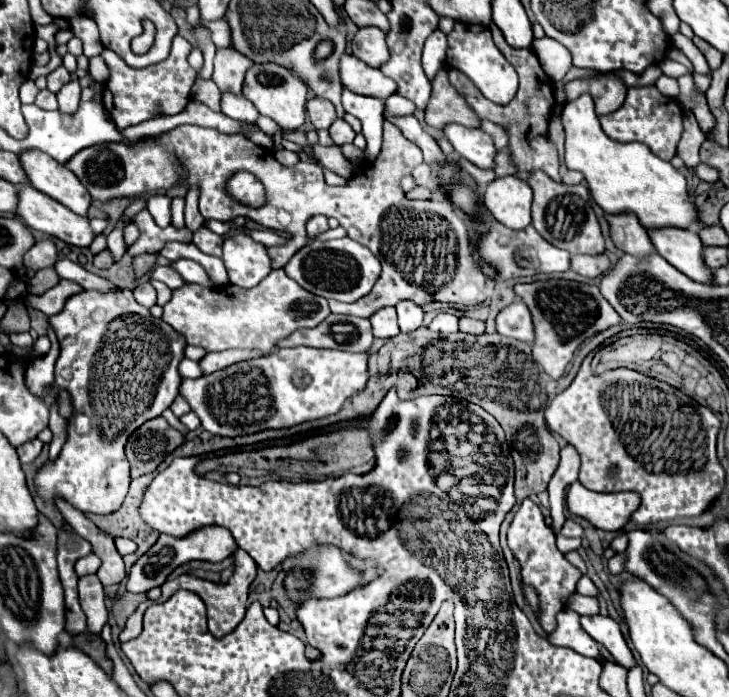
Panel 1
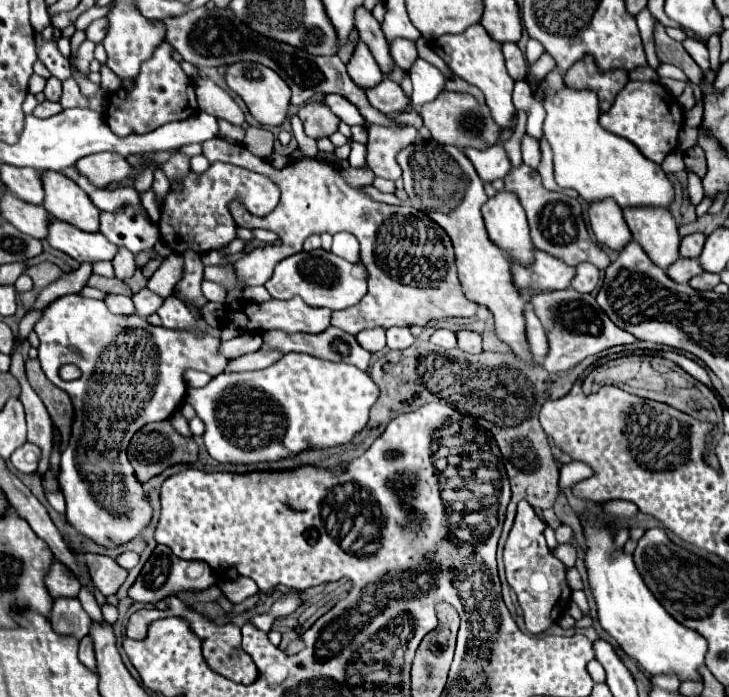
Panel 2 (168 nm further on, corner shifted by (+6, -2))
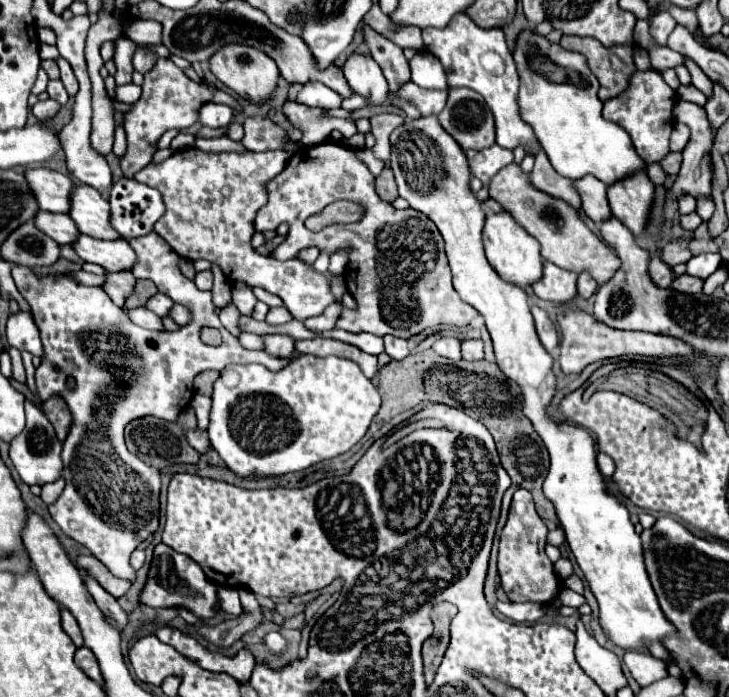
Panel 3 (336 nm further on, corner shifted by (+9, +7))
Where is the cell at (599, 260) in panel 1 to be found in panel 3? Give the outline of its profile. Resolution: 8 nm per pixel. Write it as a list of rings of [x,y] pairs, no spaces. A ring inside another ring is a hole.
[[[583,270],[579,274],[579,280],[577,280],[577,292],[581,298],[589,298],[593,292],[597,290],[597,282],[593,276],[589,276],[587,270]]]

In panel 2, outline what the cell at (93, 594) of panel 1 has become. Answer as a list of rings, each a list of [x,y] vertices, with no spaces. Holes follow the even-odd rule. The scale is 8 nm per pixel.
[[[84,637],[80,641],[80,653],[78,653],[78,659],[80,663],[86,665],[86,669],[90,671],[96,671],[96,659],[94,659],[94,645],[90,641],[90,637]]]

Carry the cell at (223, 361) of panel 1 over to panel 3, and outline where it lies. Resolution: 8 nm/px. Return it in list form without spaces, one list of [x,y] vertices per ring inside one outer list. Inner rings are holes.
[[[265,334],[261,336],[263,344],[265,344],[265,352],[277,358],[287,358],[293,354],[293,338],[289,336],[281,336],[281,334]]]

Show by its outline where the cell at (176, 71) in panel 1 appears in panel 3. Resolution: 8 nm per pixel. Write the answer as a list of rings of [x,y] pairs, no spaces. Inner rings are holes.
[[[157,58],[153,68],[145,72],[143,92],[137,102],[131,104],[131,110],[123,114],[123,128],[127,132],[127,154],[121,158],[121,170],[125,178],[133,178],[139,170],[143,170],[155,152],[155,142],[161,138],[163,132],[177,128],[189,128],[197,120],[197,112],[201,104],[207,102],[223,102],[227,106],[233,106],[233,110],[239,108],[237,100],[231,98],[227,92],[213,92],[203,84],[197,84],[185,76],[181,68],[177,68],[169,58]]]

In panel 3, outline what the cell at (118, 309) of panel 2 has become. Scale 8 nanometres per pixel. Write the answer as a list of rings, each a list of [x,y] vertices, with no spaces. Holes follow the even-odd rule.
[[[123,306],[121,310],[131,318],[131,322],[135,322],[135,324],[141,326],[141,328],[163,330],[161,318],[159,318],[157,314],[153,314],[153,312],[149,312],[147,308],[143,308],[143,306],[139,306],[139,308],[127,308],[127,306]]]

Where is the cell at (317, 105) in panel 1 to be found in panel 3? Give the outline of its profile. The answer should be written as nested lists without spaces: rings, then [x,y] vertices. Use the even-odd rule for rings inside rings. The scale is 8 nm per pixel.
[[[287,100],[283,104],[283,112],[289,118],[289,122],[297,130],[303,132],[301,144],[305,144],[305,146],[321,144],[333,130],[339,130],[345,138],[357,134],[357,128],[355,128],[353,120],[327,116],[327,112],[321,110],[321,108],[311,108],[311,106]]]

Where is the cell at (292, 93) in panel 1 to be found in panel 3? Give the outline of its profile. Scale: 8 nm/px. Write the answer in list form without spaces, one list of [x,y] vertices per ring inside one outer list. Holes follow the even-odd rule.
[[[237,44],[221,48],[217,54],[211,56],[209,64],[217,80],[221,80],[231,90],[235,90],[239,96],[251,100],[253,104],[265,104],[273,96],[279,76],[281,76],[277,64],[269,56],[265,56],[263,52],[257,52],[257,48],[247,48],[247,46],[237,46]]]

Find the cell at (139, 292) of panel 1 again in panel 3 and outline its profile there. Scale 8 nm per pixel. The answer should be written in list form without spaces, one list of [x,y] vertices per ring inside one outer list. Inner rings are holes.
[[[157,292],[155,296],[151,296],[147,300],[147,304],[145,304],[145,308],[149,308],[151,312],[155,312],[157,316],[167,316],[167,312],[169,312],[171,306],[173,306],[173,300],[169,296],[161,294],[161,292]]]

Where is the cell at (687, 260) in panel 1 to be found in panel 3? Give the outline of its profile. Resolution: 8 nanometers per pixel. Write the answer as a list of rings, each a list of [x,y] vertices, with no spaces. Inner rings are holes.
[[[645,172],[629,176],[607,190],[613,216],[619,218],[635,236],[645,234],[649,212],[653,206],[655,184]]]

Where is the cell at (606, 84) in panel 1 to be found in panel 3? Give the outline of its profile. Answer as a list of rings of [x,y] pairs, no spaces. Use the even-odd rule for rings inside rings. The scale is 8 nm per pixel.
[[[563,36],[559,42],[569,52],[579,52],[587,58],[589,70],[597,76],[601,90],[599,98],[605,102],[619,92],[625,90],[629,76],[637,70],[633,64],[633,48],[617,46],[605,48],[599,40],[579,38],[579,36]]]

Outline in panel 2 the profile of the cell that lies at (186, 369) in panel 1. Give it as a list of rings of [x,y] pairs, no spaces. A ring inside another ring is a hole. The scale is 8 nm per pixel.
[[[186,371],[186,383],[190,387],[204,387],[210,383],[210,375],[208,373],[202,373],[202,371]]]

